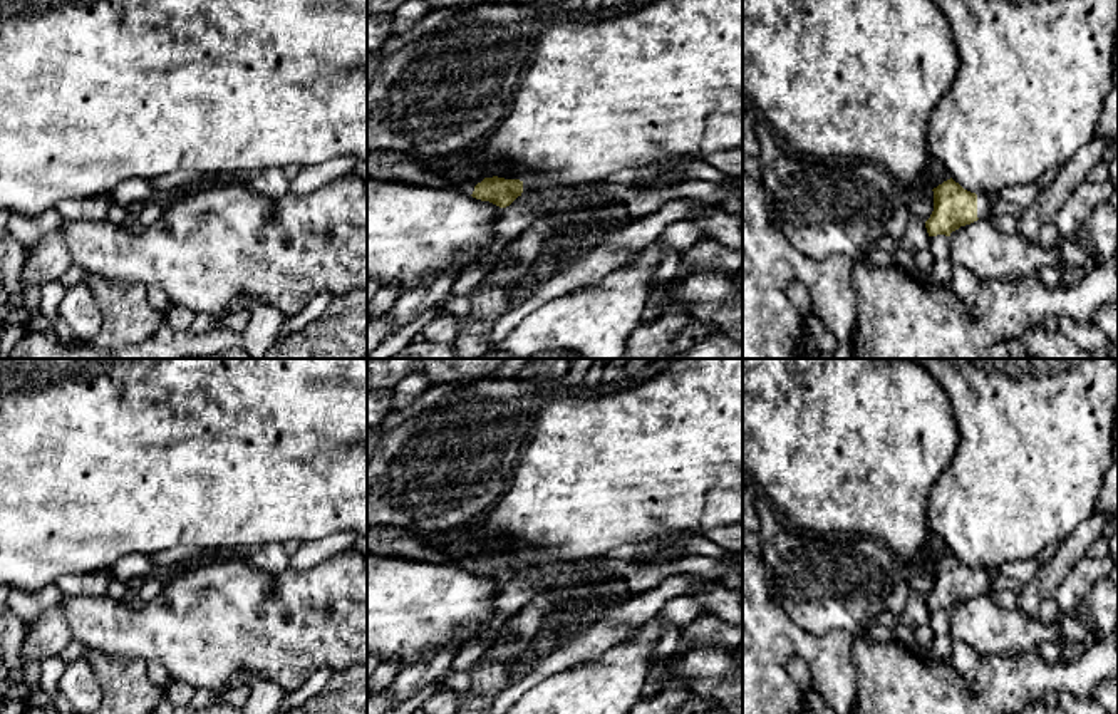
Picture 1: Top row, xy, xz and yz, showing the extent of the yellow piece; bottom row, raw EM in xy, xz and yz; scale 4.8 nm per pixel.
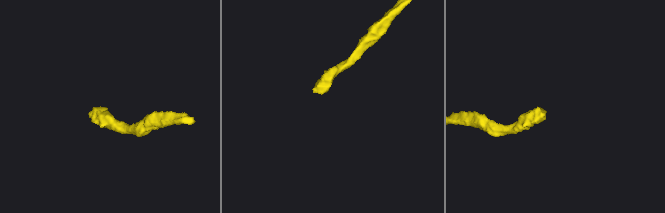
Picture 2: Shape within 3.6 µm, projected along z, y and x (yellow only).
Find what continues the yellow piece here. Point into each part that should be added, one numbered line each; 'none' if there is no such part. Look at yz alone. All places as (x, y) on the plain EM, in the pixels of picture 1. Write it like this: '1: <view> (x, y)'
1: yz (984, 577)

